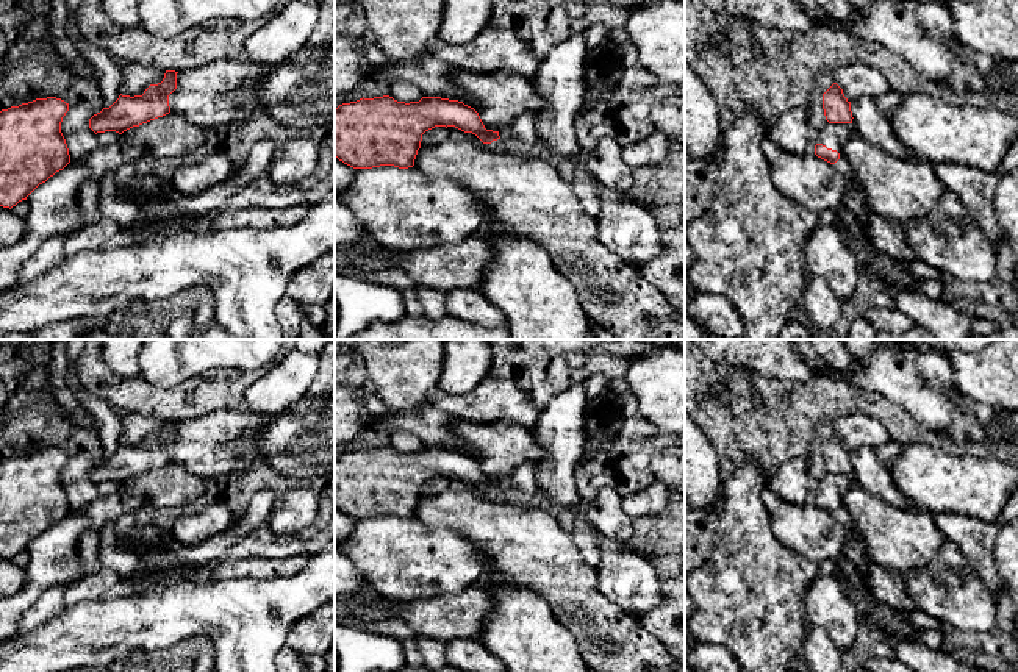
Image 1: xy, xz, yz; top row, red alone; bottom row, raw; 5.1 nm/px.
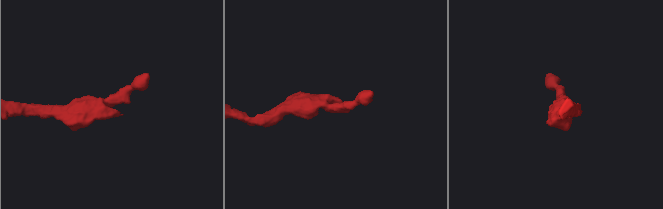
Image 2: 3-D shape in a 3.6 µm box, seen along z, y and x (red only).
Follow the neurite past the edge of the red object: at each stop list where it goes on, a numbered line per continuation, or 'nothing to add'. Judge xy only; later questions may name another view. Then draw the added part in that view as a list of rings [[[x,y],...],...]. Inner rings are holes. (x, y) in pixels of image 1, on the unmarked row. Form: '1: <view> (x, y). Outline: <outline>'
1: xy (171, 486). Outline: [[[170,461],[163,467],[124,481],[120,489],[145,497],[147,506],[177,511],[205,494],[210,483],[222,491],[220,481],[197,477],[181,464]]]

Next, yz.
1: yz (834, 486). Outline: [[[826,474],[819,481],[813,484],[816,494],[823,494],[827,499],[837,500],[841,509],[841,499],[855,484],[852,474]]]

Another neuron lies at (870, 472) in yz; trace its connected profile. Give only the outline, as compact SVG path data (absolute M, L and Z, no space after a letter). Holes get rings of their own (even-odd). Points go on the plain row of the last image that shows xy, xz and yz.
M863 447L851 453L855 484L891 506L910 509L913 503L893 483L890 466L882 463L876 449Z

